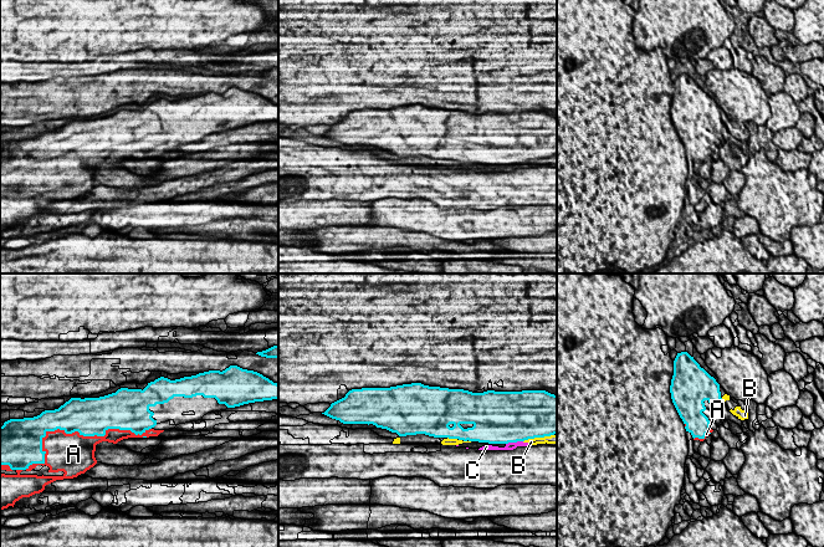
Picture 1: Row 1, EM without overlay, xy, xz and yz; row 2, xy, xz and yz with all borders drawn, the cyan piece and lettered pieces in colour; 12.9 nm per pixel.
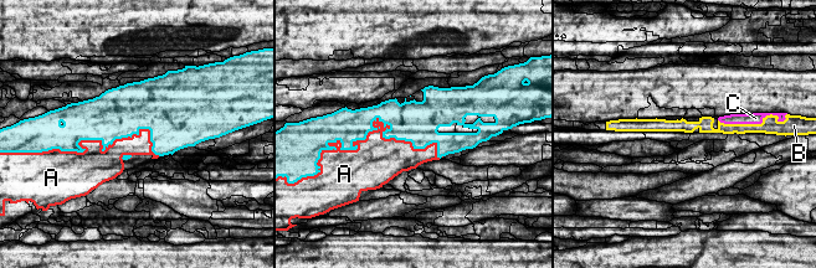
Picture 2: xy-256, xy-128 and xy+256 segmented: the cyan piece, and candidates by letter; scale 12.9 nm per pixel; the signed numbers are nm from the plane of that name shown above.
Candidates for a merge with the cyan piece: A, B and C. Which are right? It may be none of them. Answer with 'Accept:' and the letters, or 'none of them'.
Accept: A

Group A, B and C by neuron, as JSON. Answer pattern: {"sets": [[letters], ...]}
{"sets": [["A"], ["B", "C"]]}

